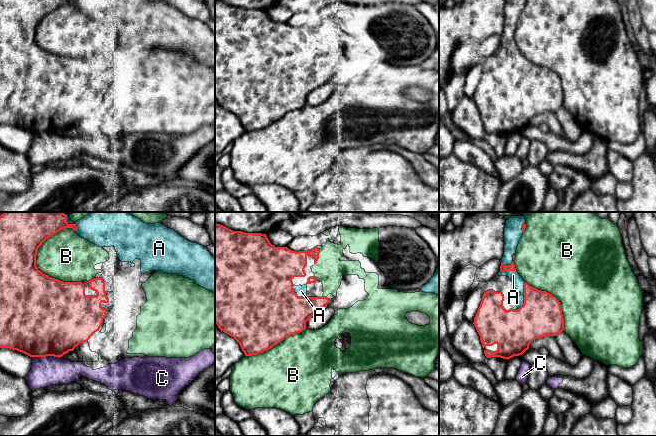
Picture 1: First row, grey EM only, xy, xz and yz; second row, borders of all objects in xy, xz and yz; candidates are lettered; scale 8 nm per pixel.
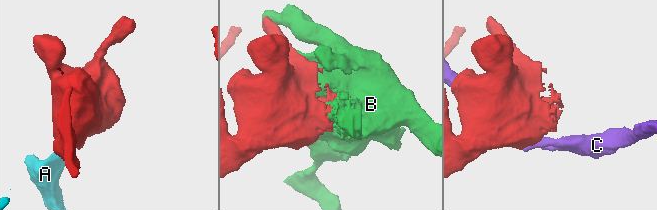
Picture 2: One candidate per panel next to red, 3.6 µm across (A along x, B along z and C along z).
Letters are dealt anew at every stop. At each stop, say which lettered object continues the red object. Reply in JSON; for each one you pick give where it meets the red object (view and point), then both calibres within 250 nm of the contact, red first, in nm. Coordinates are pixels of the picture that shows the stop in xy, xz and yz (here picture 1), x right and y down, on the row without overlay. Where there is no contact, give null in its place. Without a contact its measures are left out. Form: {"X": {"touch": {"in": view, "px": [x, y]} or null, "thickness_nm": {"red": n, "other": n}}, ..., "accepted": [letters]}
{"A": {"touch": {"in": "yz", "px": [524, 74]}, "thickness_nm": {"red": 340, "other": 80}}, "accepted": ["A"]}

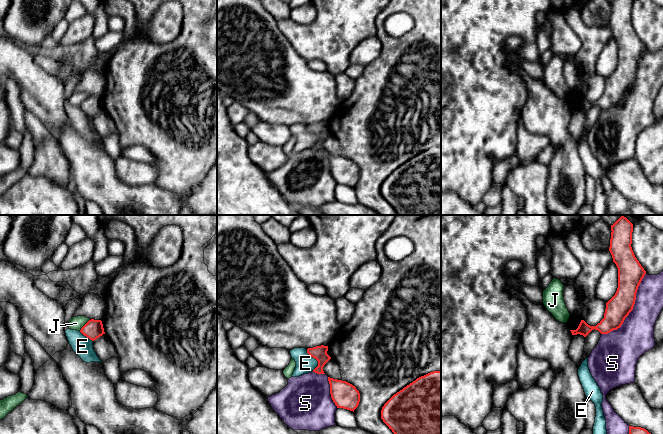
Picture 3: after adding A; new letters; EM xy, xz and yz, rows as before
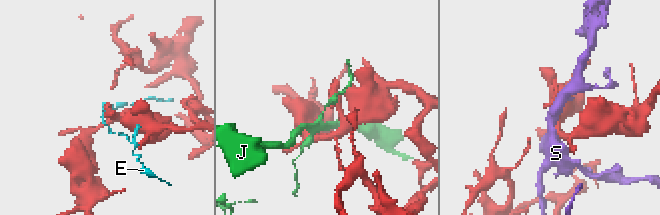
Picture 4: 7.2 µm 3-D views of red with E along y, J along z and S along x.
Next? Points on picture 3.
{"accepted": []}

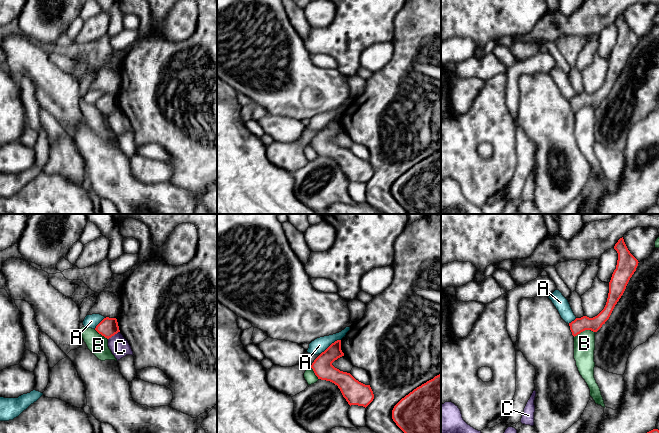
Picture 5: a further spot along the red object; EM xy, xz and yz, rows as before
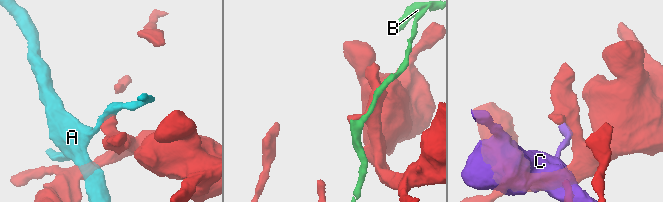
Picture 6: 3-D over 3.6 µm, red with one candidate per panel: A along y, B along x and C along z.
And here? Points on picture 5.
{"accepted": []}

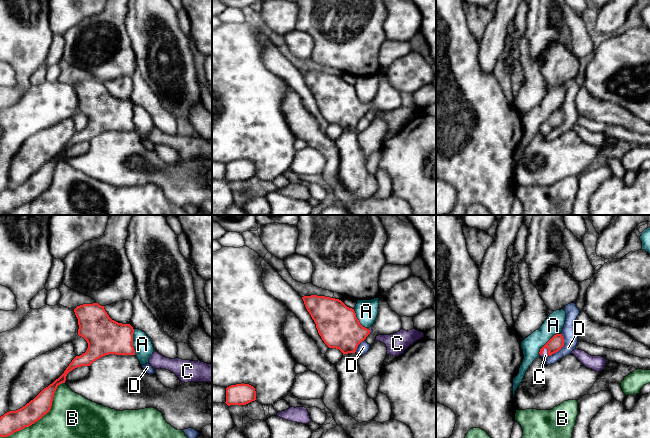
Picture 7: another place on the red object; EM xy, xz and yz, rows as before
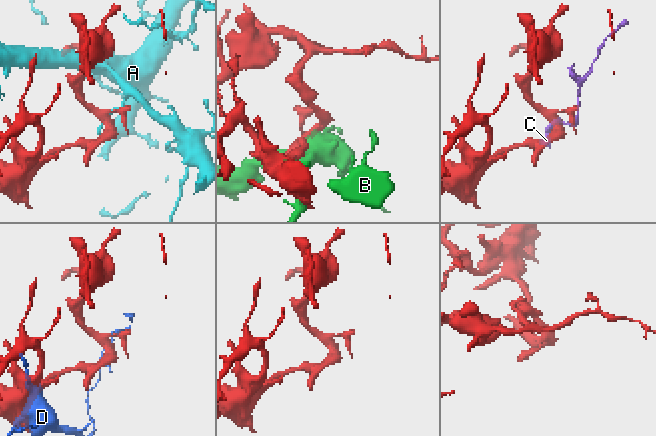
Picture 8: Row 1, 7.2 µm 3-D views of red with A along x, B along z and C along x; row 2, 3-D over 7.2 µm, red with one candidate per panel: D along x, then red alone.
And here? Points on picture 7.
{"C": {"touch": {"in": "yz", "px": [543, 126]}, "thickness_nm": {"red": 110, "other": 50}}, "accepted": ["C"]}

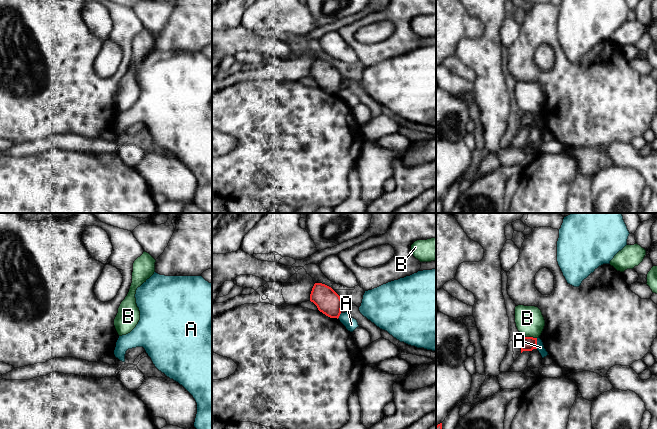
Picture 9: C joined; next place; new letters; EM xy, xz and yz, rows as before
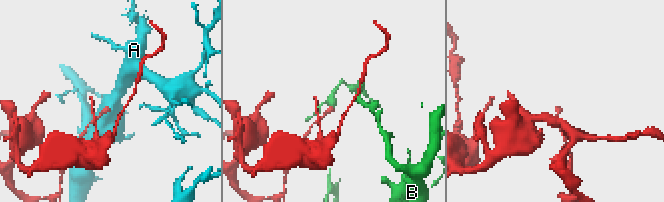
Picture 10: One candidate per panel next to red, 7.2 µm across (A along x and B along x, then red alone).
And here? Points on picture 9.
{"accepted": []}

